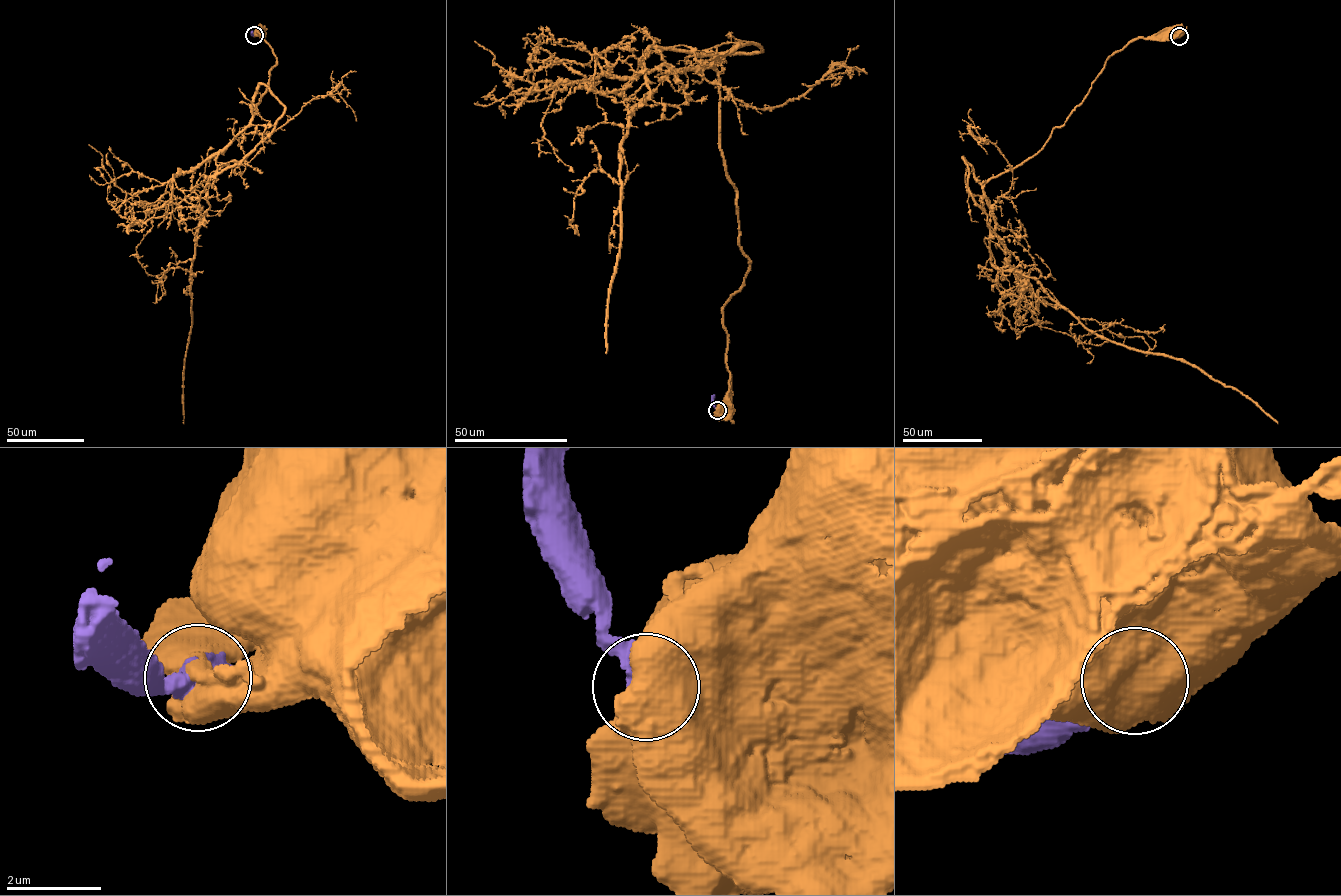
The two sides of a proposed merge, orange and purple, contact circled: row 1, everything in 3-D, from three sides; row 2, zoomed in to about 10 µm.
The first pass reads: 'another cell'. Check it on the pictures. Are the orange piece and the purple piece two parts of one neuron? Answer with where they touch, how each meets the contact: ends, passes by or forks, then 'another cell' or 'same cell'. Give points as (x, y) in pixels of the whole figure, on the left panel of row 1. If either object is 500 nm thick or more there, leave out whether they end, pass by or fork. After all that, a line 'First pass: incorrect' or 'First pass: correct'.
place (254, 35); another cell
First pass: correct

